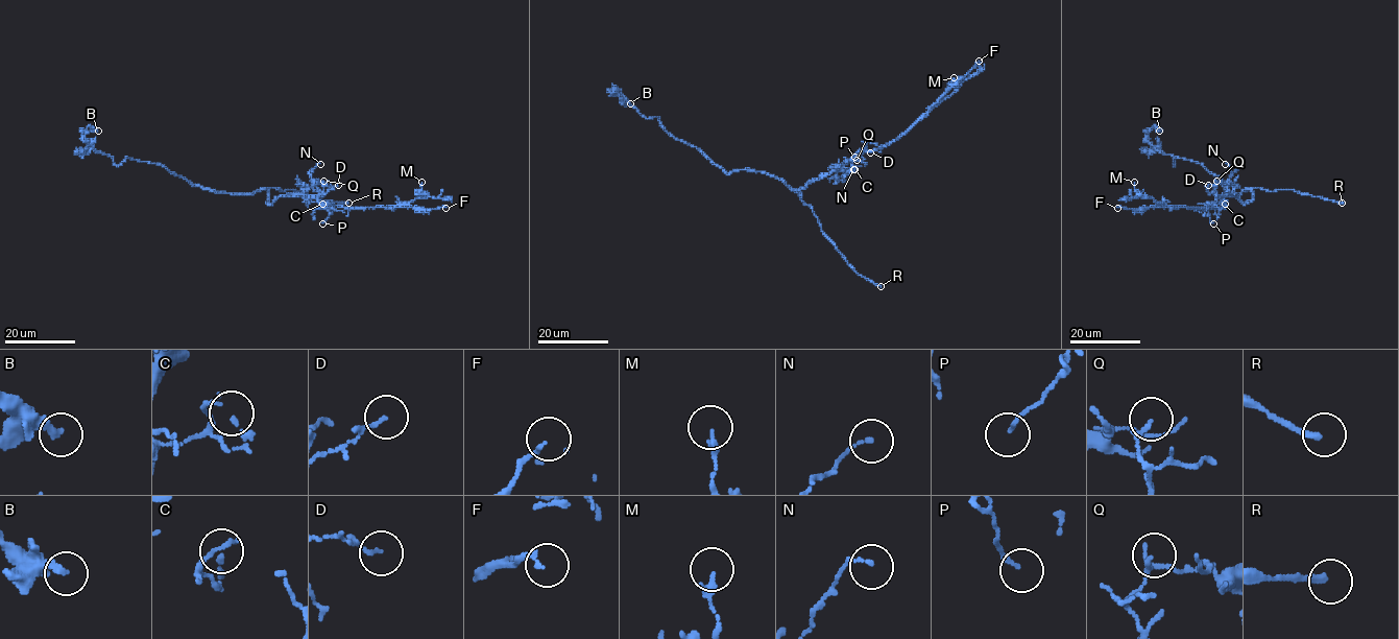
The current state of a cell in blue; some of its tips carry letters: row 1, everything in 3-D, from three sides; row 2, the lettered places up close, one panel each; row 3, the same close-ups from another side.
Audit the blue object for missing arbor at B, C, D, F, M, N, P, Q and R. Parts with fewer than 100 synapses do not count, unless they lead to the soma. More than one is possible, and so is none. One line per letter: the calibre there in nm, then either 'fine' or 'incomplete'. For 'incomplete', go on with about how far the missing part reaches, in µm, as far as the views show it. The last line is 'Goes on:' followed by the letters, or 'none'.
B: 240 nm thick; fine
C: 120 nm thick; fine
D: 110 nm thick; fine
F: 150 nm thick; fine
M: 240 nm thick; fine
N: 130 nm thick; fine
P: 130 nm thick; fine
Q: 150 nm thick; fine
R: 240 nm thick; incomplete; about 25 µm are missing
Goes on: R

